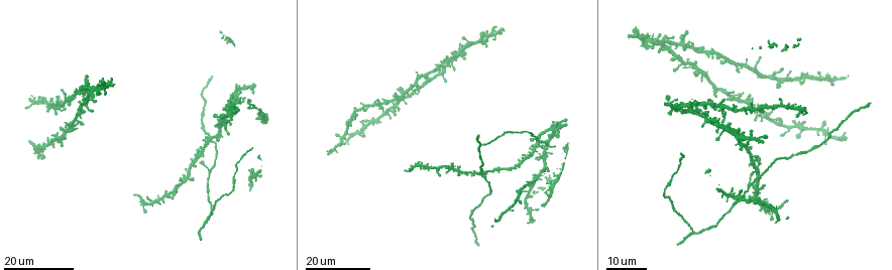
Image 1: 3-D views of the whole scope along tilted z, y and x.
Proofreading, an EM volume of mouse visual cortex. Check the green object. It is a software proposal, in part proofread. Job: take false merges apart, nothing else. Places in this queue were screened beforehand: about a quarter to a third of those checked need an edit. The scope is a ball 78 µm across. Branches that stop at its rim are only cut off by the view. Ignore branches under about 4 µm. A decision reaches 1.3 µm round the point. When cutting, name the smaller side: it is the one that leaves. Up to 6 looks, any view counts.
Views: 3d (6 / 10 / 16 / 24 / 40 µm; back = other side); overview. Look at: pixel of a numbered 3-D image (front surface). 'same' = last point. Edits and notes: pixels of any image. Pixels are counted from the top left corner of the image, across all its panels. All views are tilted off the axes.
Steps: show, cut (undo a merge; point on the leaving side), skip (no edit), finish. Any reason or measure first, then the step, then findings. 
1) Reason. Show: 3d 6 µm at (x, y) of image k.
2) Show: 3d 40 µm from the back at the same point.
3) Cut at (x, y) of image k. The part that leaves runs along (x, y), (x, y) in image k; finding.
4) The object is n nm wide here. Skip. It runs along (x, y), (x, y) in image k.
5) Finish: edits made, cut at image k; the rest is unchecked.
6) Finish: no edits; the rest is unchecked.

Show: 3d 16 µm at (551, 129) of image 1.

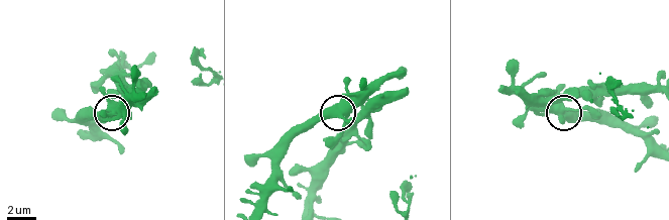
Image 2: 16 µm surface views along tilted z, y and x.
Show: 3d 10 µm at (331, 109) of image 2.

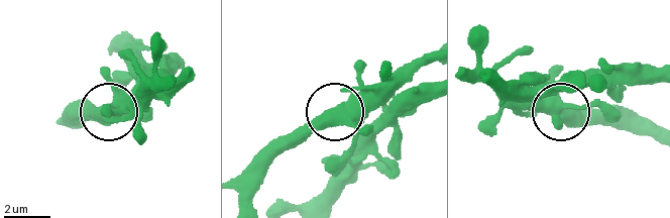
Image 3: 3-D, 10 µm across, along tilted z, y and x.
Skip. It runs along (240, 203), (250, 180), (275, 156), (393, 73) in image 3; one neuron here.

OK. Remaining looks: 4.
Arms run side by side. Show: 3d 24 µm at (543, 155) of image 1.

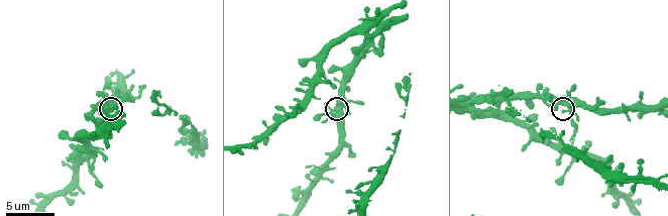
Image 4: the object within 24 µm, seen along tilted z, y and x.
Show: 3d 6 µm at (330, 113) of image 4.

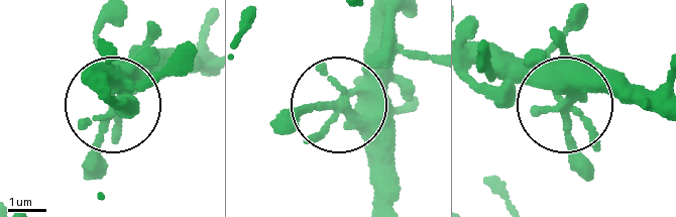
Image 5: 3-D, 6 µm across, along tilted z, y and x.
4 arms meet here. Skip. It runs along (472, 58), (508, 64), (566, 100), (588, 87), (654, 101) in image 5; one neuron here.

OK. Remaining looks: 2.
Two arms in line, one across. Show: 3d 24 µm at (210, 170) of image 1.

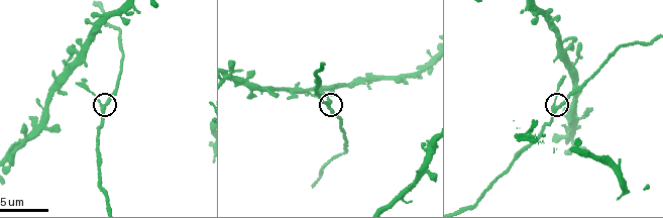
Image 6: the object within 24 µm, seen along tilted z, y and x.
Show: 3d 6 µm at (555, 107) of image 6.

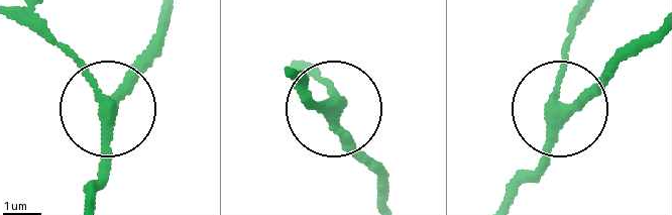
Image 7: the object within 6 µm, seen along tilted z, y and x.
The object is 270 nm wide here. Skip. Continuous, no second neuron.

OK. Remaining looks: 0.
Finish: no edits; the rest is unchecked.

